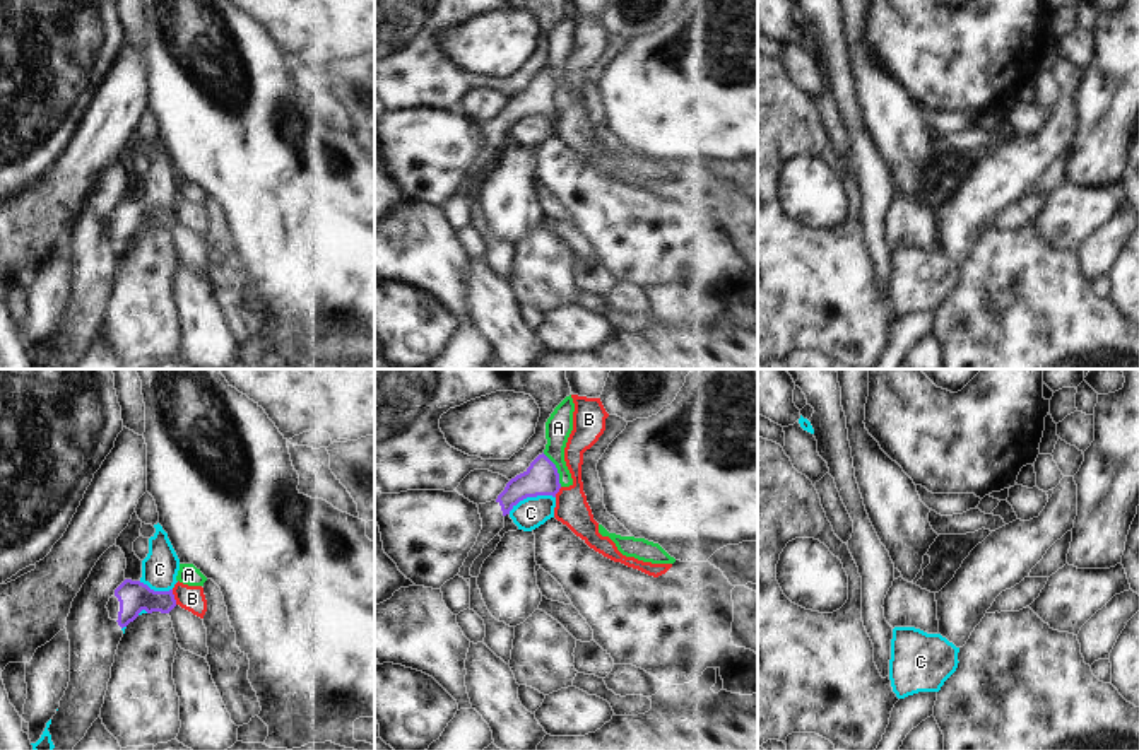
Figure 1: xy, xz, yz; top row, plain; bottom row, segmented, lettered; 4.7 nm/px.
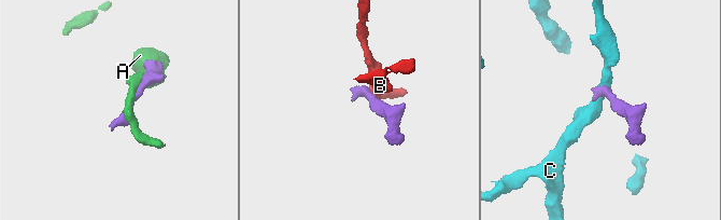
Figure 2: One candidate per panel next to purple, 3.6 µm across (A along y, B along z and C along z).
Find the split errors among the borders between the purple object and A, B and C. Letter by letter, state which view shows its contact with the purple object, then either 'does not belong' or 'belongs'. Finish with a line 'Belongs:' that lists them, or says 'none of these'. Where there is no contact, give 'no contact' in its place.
A: contact in xz; does not belong
B: contact in xy; does not belong
C: contact in xz; does not belong
Belongs: none of these

